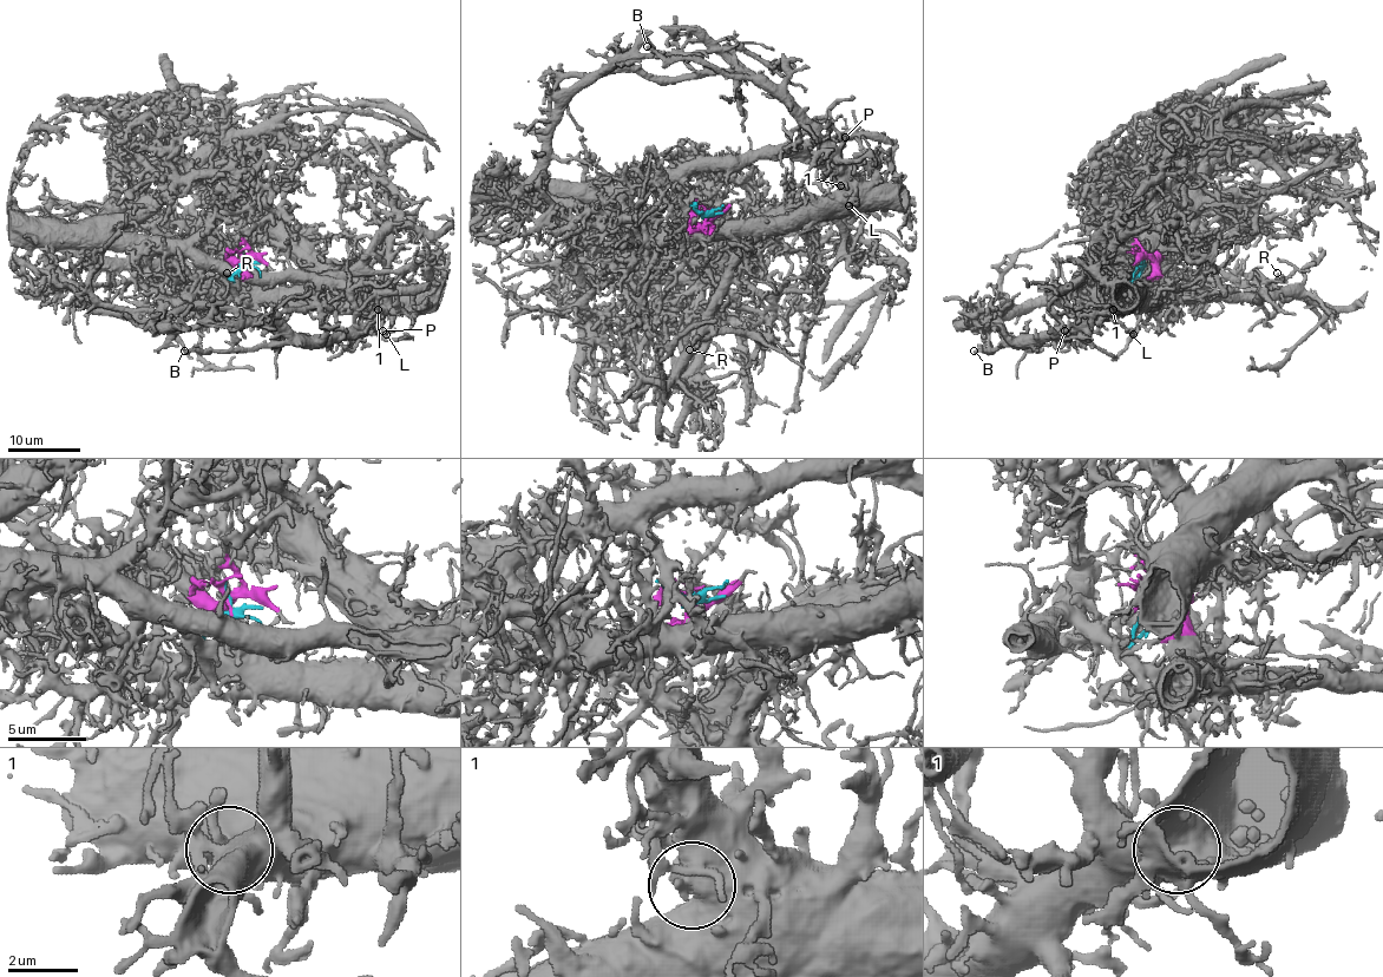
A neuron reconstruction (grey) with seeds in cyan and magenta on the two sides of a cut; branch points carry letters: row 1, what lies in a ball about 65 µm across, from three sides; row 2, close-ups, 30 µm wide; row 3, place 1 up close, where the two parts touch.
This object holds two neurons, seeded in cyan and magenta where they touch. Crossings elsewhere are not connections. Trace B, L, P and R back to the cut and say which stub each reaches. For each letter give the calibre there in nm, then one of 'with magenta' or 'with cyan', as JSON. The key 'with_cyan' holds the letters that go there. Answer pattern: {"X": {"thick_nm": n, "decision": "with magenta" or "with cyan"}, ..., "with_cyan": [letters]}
{"B": {"thick_nm": 280, "decision": "with magenta"}, "L": {"thick_nm": 160, "decision": "with magenta"}, "P": {"thick_nm": 220, "decision": "with magenta"}, "R": {"thick_nm": 170, "decision": "with magenta"}, "with_cyan": []}

